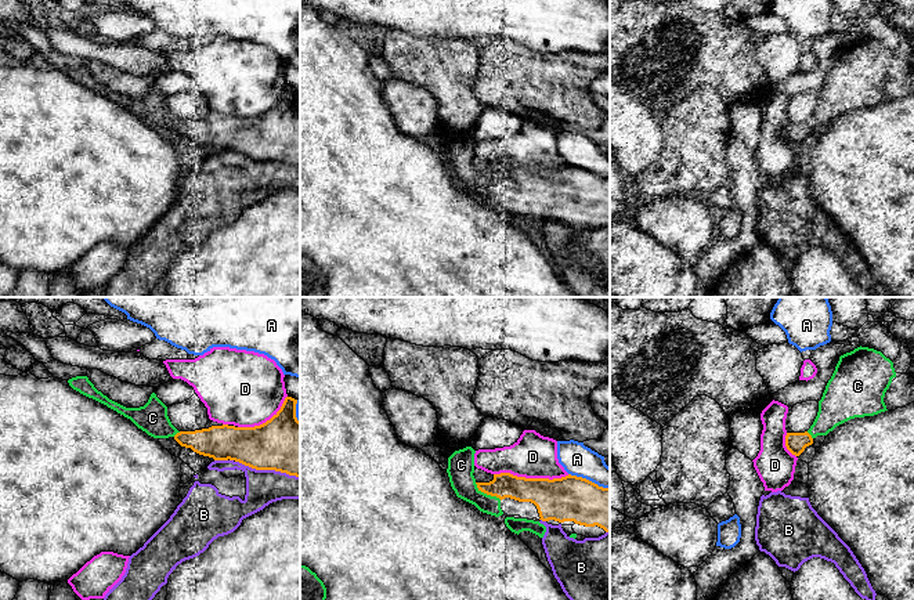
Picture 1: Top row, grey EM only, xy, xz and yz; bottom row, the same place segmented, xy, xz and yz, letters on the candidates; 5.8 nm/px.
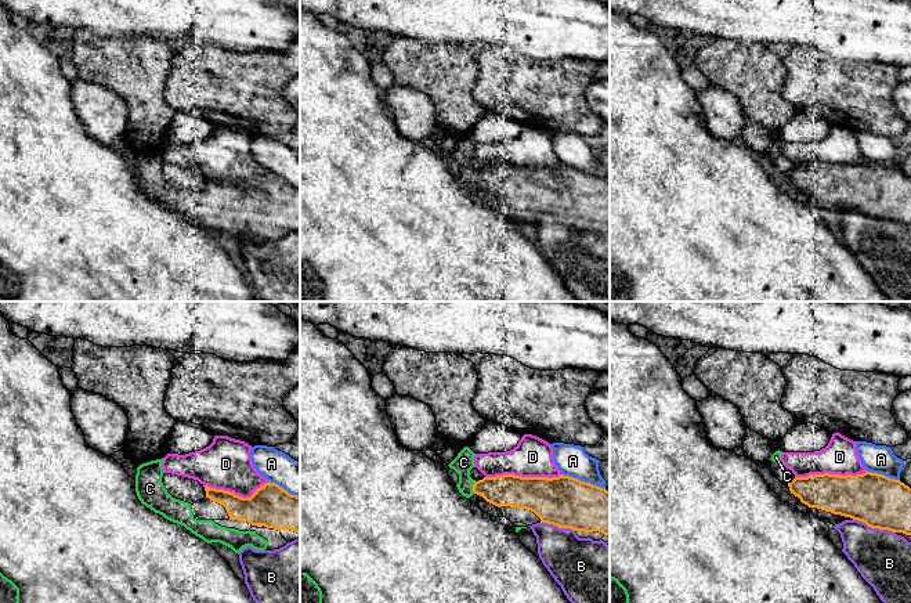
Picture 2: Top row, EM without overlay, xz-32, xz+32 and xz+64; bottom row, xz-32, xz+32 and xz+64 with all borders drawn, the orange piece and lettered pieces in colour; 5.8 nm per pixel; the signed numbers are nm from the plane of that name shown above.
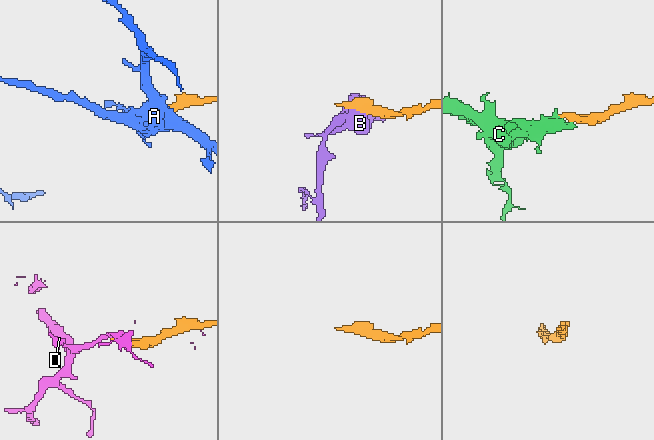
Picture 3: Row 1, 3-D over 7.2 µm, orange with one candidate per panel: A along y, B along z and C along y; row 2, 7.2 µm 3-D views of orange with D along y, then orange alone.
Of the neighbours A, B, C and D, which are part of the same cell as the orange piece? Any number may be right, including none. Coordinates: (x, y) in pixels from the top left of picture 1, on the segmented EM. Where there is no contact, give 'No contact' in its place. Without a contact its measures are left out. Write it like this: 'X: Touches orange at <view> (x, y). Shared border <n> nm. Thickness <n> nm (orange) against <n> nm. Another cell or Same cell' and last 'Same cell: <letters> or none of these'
A: Touches orange at xz (588, 480). Shared border 260 nm. Thickness 260 nm (orange) against 190 nm. Another cell
B: Touches orange at xy (267, 469). Shared border 380 nm. Thickness 320 nm (orange) against 200 nm. Another cell
C: Touches orange at xz (487, 494). Shared border 190 nm. Thickness 140 nm (orange) against 160 nm. Same cell
D: Touches orange at xz (531, 479). Shared border 440 nm. Thickness 260 nm (orange) against 260 nm. Another cell
Same cell: C

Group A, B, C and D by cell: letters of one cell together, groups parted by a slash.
A / B / C / D

